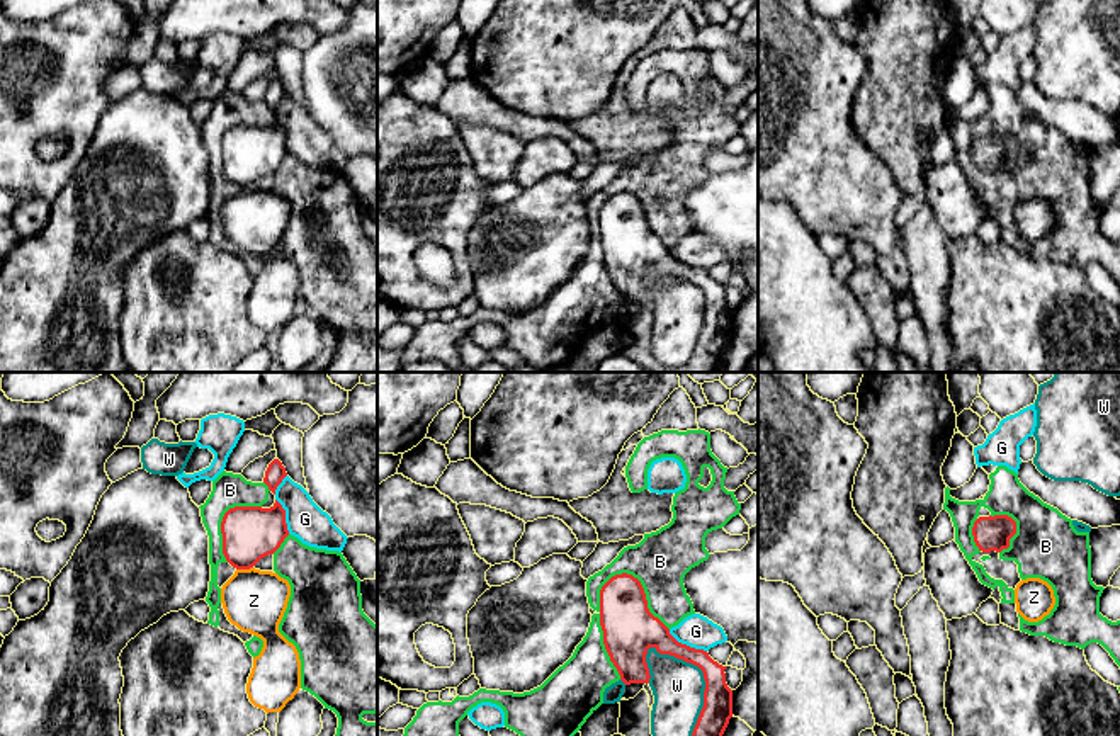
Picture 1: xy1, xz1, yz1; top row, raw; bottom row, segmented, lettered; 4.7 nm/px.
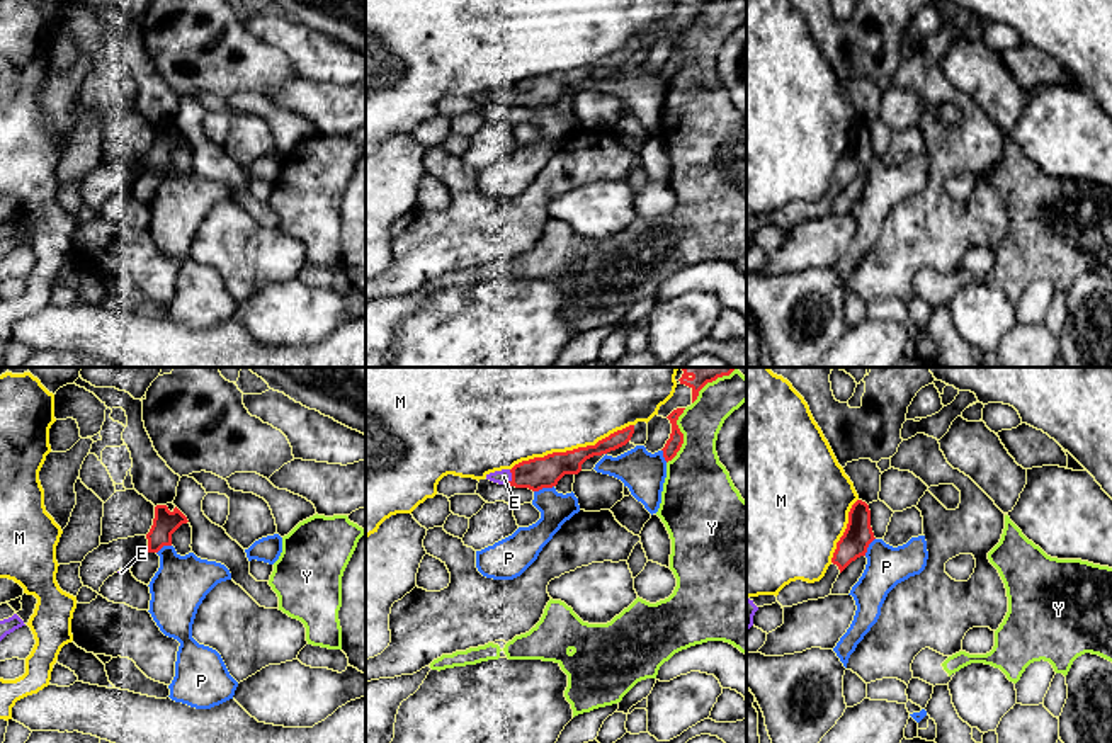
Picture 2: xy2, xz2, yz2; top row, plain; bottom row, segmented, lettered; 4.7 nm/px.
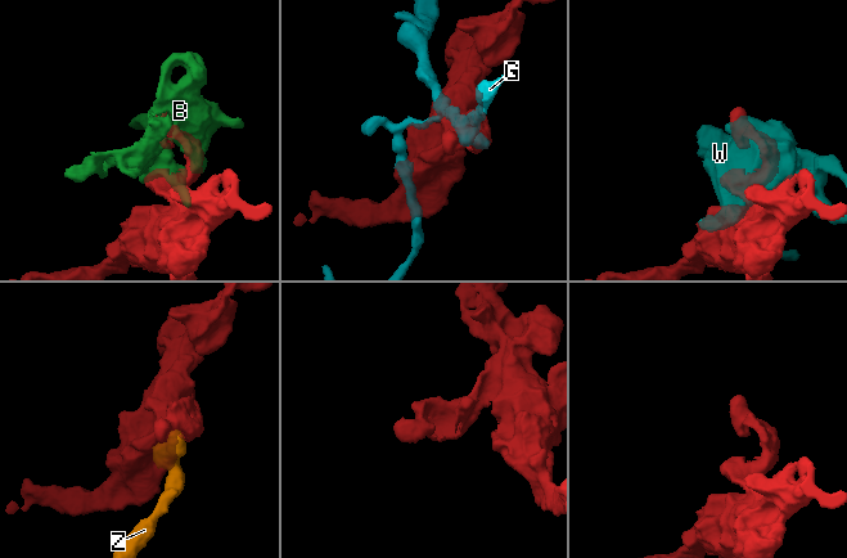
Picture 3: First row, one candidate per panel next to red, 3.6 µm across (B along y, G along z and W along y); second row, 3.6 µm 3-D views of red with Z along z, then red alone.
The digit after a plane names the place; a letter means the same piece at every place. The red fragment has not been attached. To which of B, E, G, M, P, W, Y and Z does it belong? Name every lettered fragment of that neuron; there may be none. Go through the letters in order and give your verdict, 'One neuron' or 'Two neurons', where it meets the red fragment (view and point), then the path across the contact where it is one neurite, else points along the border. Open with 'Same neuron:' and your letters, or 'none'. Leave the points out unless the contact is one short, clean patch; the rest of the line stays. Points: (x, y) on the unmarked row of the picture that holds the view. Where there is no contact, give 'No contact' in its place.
Same neuron: E
B: Two neurons. Touches red at xz1 (641, 206)
E: One neuron. Touches red at xz2 (512, 96)
G: Two neurons. Touches red at xz1 (685, 264). Boundary: xz1 (668, 249), (678, 260), (706, 271)
M: Two neurons. Touches red at xz2 (573, 68)
P: Two neurons. Touches red at xz2 (543, 106)
W: Two neurons. Touches red at xz1 (706, 306)
Y: Two neurons. Touches red at xz2 (682, 55)
Z: Two neurons. Touches red at xy1 (243, 187). Boundary: xy1 (252, 186), (237, 189)

